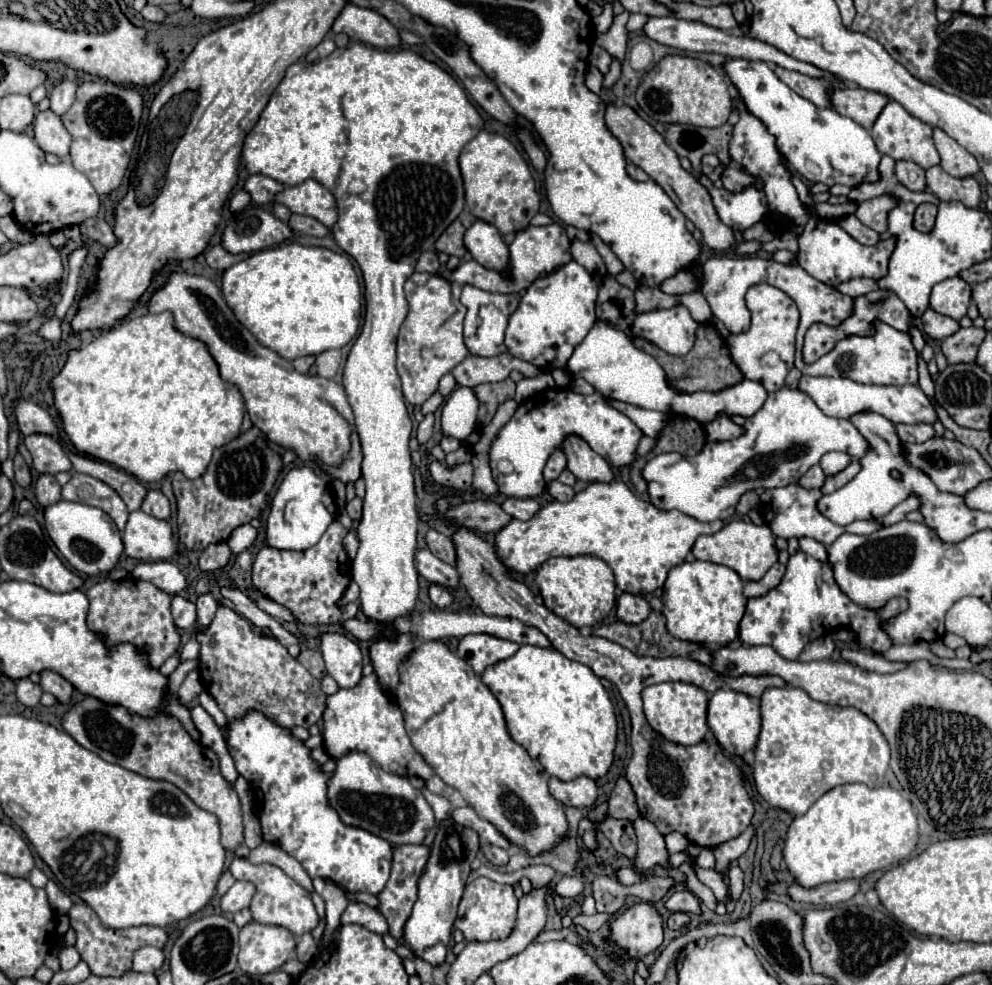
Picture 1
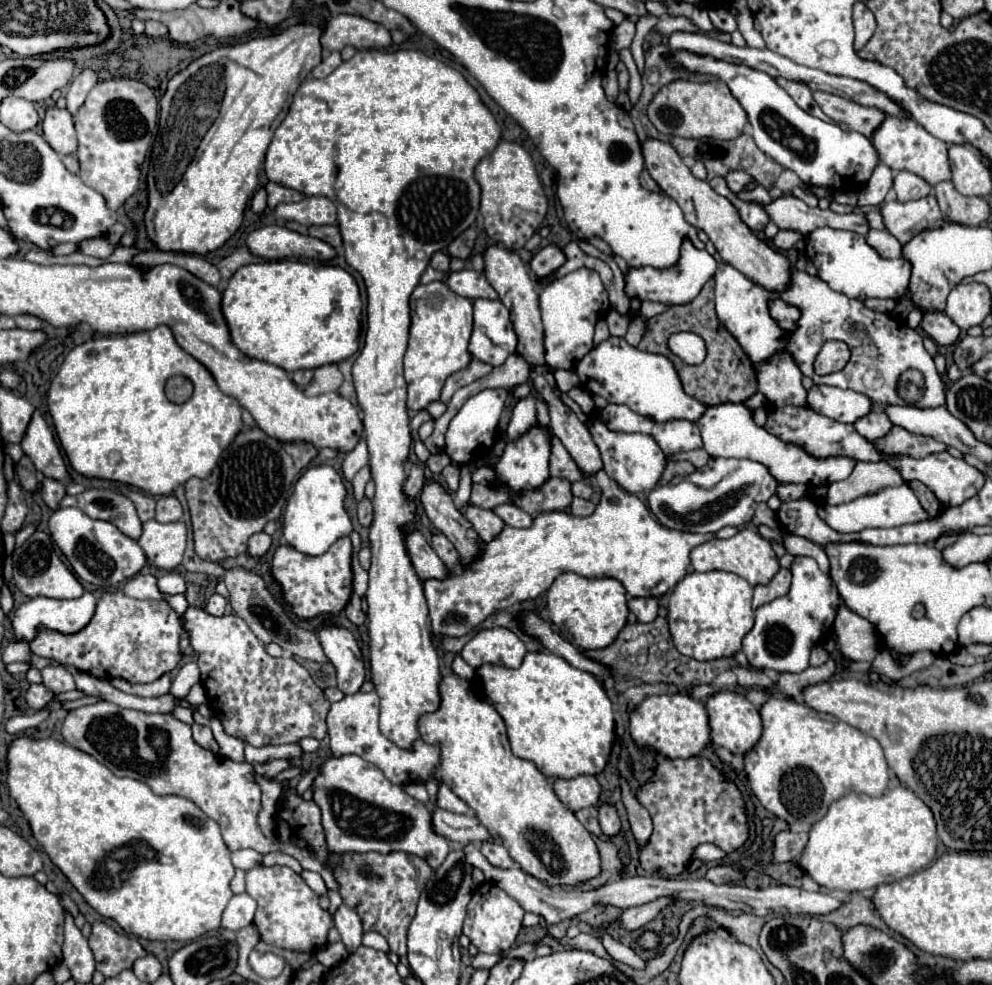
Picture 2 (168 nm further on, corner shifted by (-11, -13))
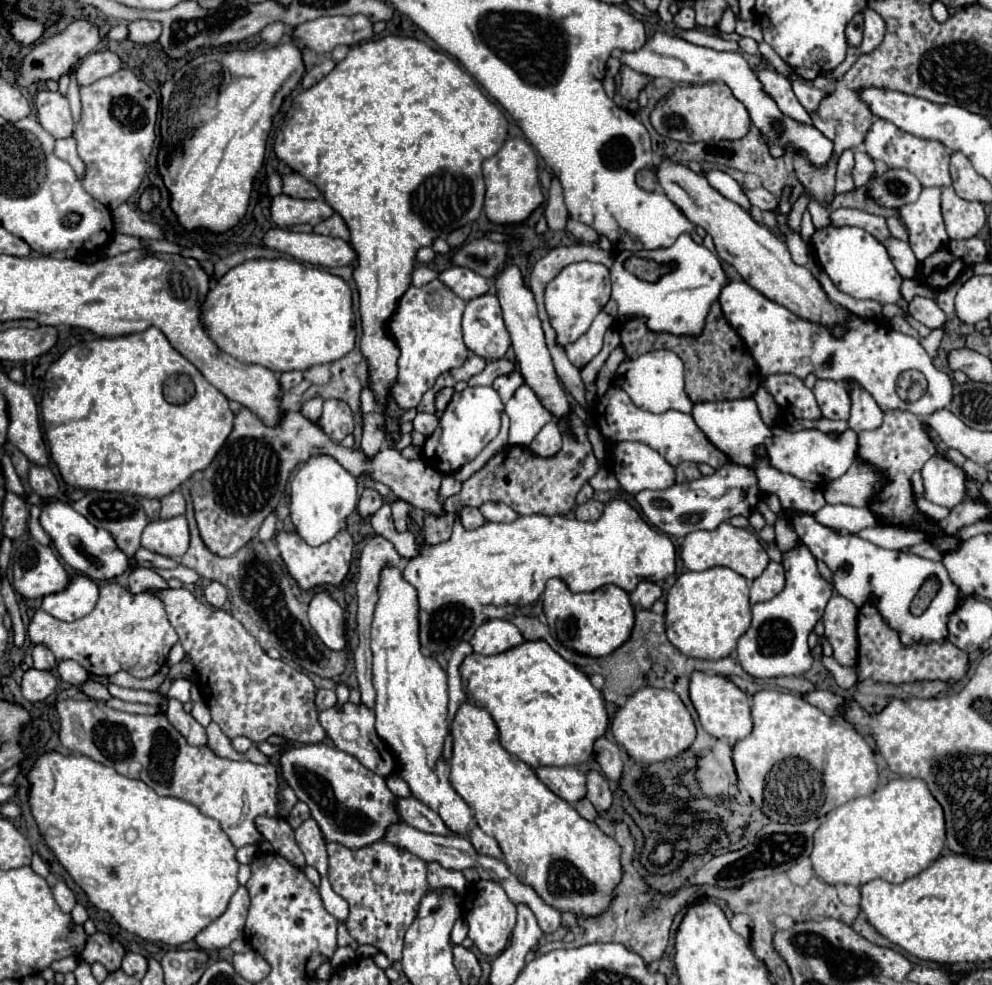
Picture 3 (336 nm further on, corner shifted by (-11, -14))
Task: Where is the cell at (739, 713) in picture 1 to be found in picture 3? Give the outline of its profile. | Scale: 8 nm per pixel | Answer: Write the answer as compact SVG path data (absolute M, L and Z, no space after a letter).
M695 672L691 676L691 702L699 714L701 726L715 738L735 746L735 742L747 738L751 734L751 706L749 696L741 692L733 682L723 676L709 676L703 672Z

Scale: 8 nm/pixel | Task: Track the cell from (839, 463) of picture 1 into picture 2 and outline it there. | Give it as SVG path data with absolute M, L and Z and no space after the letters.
M721 403L711 405L705 409L705 413L699 417L697 427L701 429L703 437L703 449L711 457L735 457L735 459L751 459L769 469L769 473L783 483L803 483L803 485L831 485L835 481L843 481L851 475L851 469L855 467L855 459L851 457L813 457L805 453L801 445L785 443L783 439L771 435L765 427L755 425L751 409L747 409L745 403Z

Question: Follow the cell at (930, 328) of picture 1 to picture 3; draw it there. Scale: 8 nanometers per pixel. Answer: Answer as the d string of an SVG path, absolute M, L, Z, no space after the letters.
M913 298L909 302L909 314L919 320L921 324L925 324L929 330L935 330L935 328L943 328L947 324L947 316L945 312L937 306L935 300L929 300L929 298Z

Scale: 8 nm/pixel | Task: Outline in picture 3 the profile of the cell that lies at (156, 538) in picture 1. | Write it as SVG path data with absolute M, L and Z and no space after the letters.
M185 516L153 520L141 536L141 546L169 558L181 558L189 548L189 528Z

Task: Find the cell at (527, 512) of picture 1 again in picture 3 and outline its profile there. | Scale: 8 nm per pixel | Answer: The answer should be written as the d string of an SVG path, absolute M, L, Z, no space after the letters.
M485 502L479 510L489 522L515 522L519 518L519 514L503 502Z

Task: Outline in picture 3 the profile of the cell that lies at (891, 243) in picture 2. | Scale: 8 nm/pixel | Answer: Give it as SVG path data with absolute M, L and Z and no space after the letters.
M887 238L887 242L883 242L883 246L887 246L887 254L903 278L915 278L917 276L919 262L917 262L917 258L915 258L915 254L907 242L897 240L897 238Z

